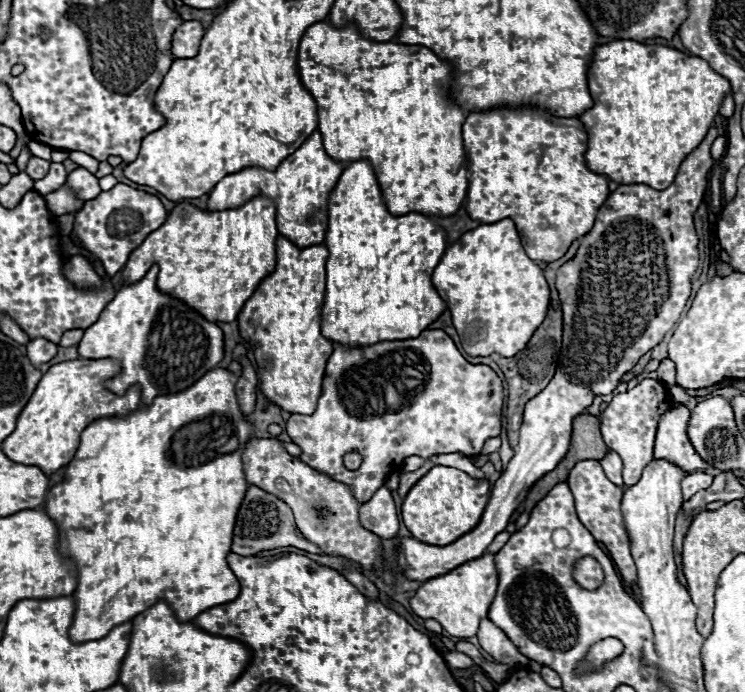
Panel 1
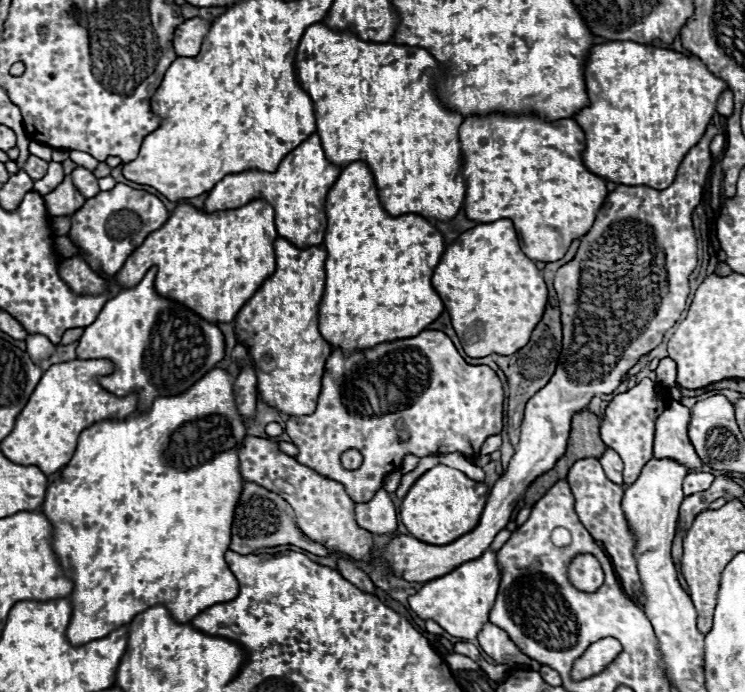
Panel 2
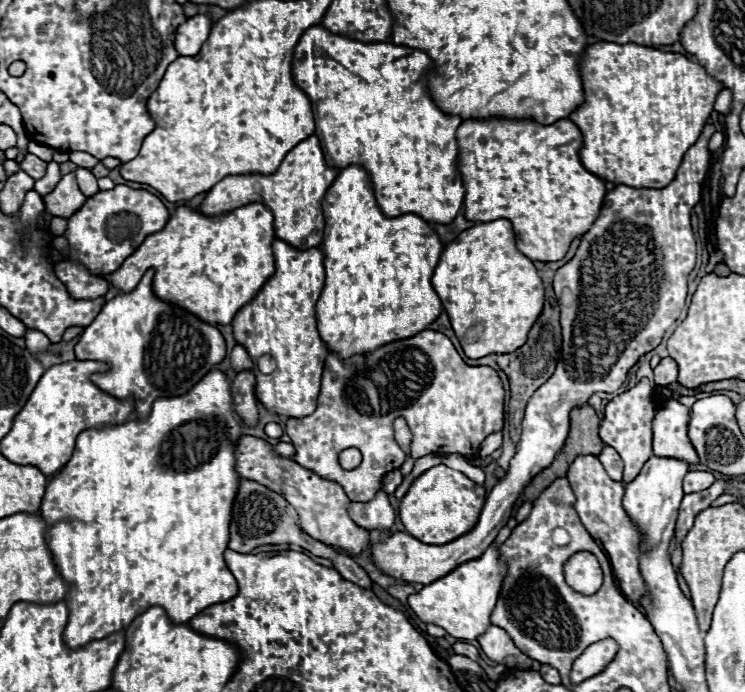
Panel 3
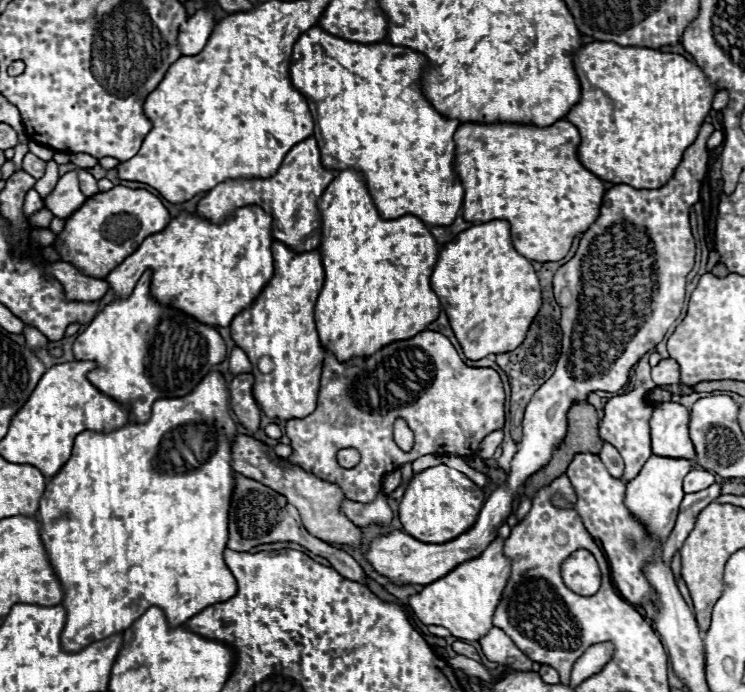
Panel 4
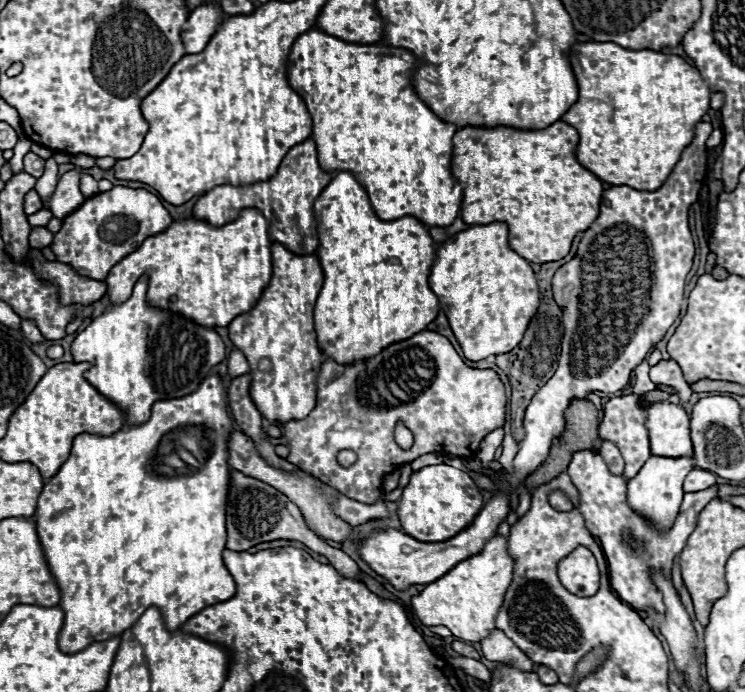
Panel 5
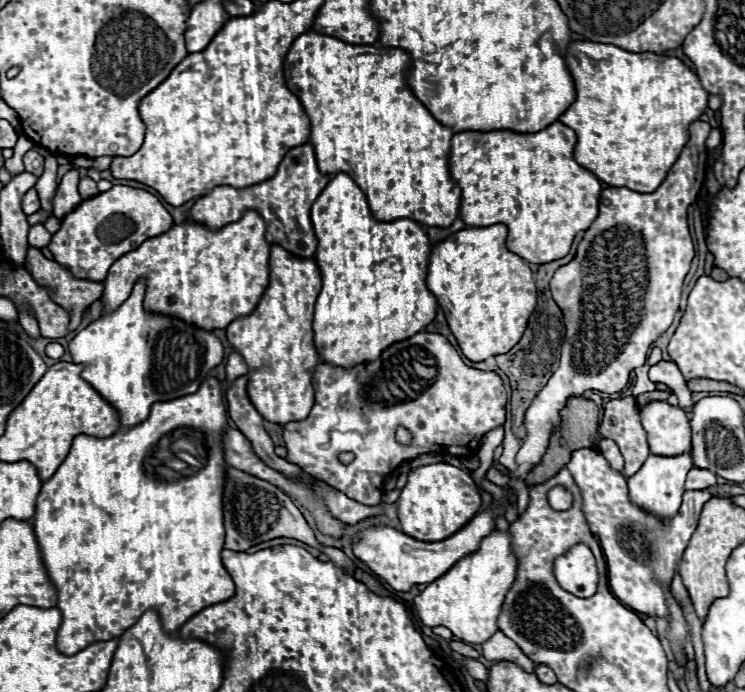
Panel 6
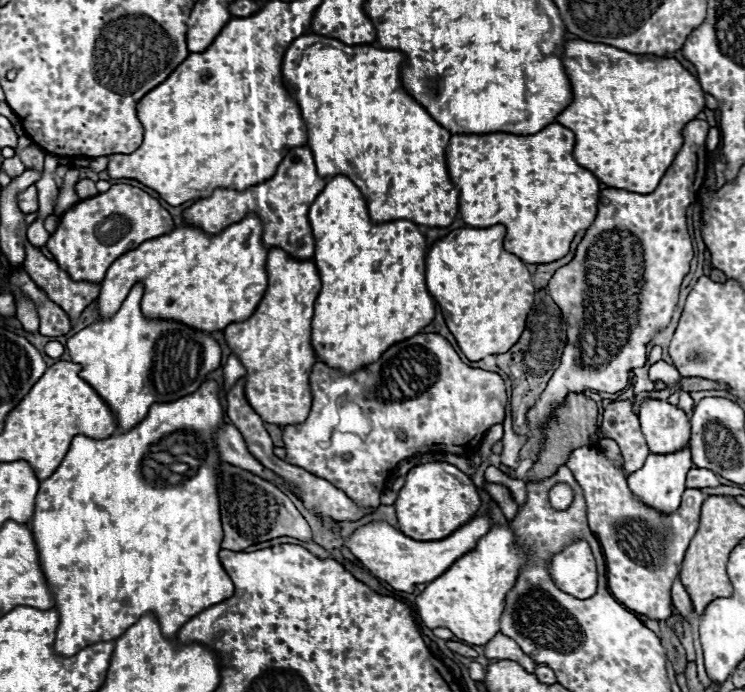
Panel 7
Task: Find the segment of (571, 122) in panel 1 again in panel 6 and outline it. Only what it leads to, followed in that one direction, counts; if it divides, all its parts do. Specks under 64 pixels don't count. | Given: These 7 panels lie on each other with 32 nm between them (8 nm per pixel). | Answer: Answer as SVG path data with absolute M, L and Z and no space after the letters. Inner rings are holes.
M554 122L534 134L518 134L510 130L492 132L458 132L450 144L450 174L462 188L460 216L468 226L506 224L506 248L530 264L548 264L570 252L572 240L580 230L588 230L598 216L598 200L602 192L600 180L574 160L576 134L572 128Z

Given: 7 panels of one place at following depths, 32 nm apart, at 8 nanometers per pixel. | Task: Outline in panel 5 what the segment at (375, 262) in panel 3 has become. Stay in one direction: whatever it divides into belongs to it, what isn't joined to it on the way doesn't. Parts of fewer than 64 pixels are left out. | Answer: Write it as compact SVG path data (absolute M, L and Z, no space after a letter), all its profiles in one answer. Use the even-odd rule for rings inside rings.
M338 172L314 202L314 218L318 230L318 260L324 272L324 286L314 308L314 330L320 352L336 364L352 364L354 360L374 358L386 344L406 340L422 330L438 314L438 298L428 286L430 266L434 260L434 244L422 222L416 218L380 220L376 218L366 190L352 172Z

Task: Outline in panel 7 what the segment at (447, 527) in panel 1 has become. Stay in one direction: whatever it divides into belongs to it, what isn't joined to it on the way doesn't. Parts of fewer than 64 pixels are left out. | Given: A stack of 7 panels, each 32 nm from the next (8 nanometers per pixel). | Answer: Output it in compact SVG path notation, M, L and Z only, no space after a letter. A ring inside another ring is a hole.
M428 462L414 466L406 474L406 482L394 502L400 532L414 540L442 540L470 522L480 508L480 496L464 472L446 462Z

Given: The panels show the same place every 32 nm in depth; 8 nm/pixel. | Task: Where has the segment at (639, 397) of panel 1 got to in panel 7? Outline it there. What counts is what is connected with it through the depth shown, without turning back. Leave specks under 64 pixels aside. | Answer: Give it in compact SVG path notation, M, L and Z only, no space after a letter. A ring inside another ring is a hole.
M614 400L604 410L602 432L616 440L624 456L624 472L636 472L642 468L646 456L650 454L644 434L640 430L638 416L632 412L632 400Z

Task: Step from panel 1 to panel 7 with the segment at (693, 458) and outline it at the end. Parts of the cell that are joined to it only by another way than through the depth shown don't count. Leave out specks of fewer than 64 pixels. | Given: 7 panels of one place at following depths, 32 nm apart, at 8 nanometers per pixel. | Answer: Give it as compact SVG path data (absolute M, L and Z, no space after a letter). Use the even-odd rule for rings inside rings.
M644 398L638 418L650 452L676 452L690 440L688 416L666 400Z

